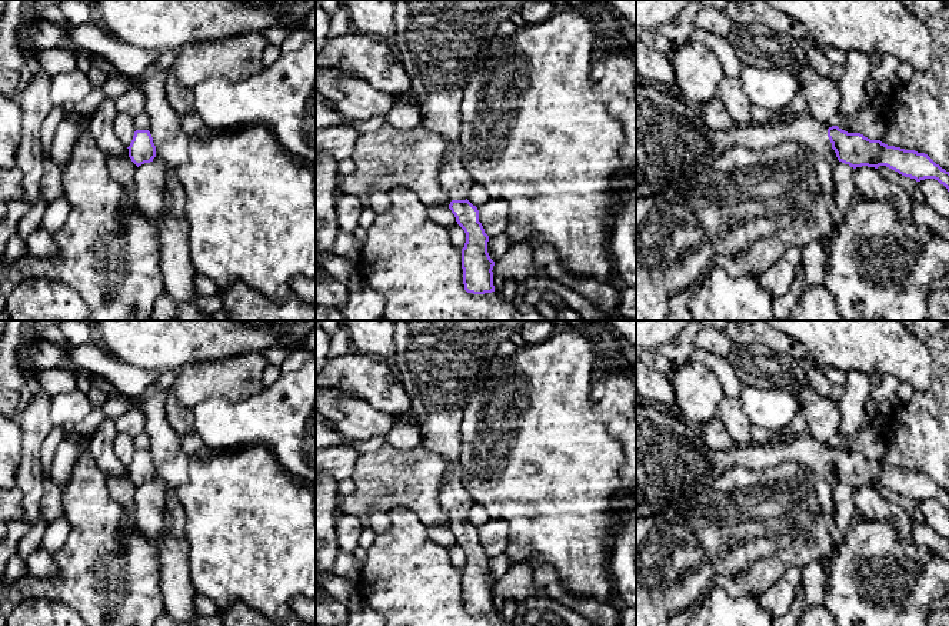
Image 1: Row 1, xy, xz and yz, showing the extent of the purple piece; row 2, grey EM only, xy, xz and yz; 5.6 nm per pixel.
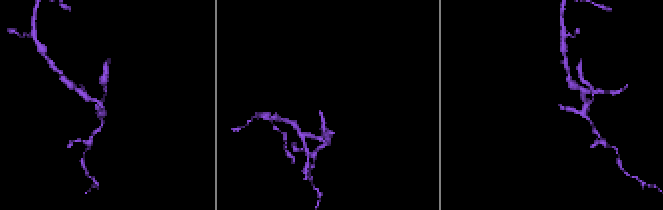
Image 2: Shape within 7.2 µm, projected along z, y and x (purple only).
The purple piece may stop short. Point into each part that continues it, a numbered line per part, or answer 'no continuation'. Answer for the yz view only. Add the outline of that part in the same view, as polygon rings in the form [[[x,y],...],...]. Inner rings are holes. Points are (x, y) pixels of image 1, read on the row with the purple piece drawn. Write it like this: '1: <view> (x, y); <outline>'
1: yz (673, 143); [[[636,84],[636,197],[657,194],[675,180],[690,179],[732,149],[763,150],[786,143],[808,150],[822,192],[832,196],[835,182],[828,127],[809,113],[713,130],[703,121],[699,107],[686,103],[675,90]]]

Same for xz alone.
1: xz (440, 43); [[[396,0],[396,33],[393,36],[396,43],[396,59],[409,74],[412,96],[417,100],[422,109],[422,124],[429,131],[444,137],[449,144],[439,172],[439,182],[443,192],[452,200],[466,200],[469,192],[474,187],[474,182],[470,179],[469,172],[462,163],[460,104],[463,90],[476,69],[485,61],[486,44],[495,34],[497,34],[500,21],[510,19],[513,13],[517,13],[525,1],[540,3],[550,0]]]

